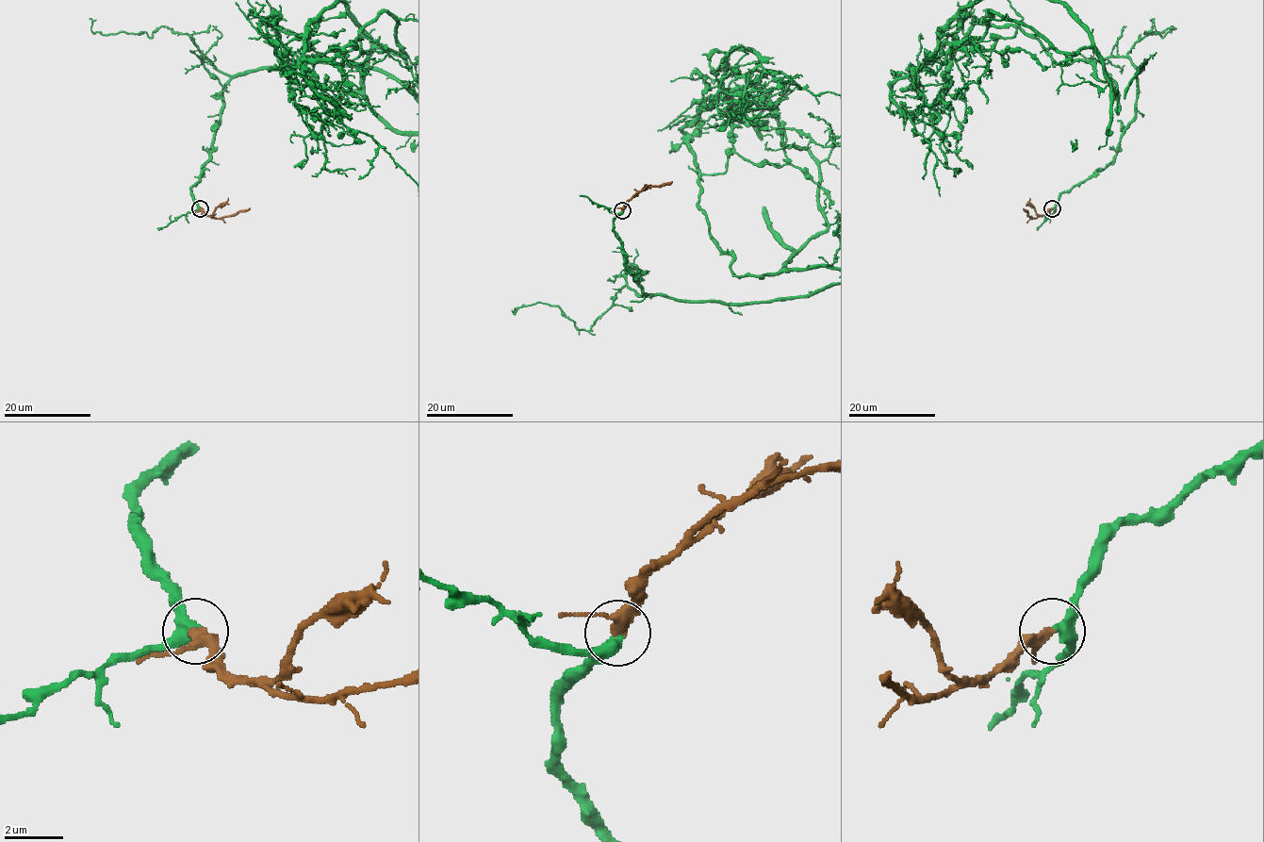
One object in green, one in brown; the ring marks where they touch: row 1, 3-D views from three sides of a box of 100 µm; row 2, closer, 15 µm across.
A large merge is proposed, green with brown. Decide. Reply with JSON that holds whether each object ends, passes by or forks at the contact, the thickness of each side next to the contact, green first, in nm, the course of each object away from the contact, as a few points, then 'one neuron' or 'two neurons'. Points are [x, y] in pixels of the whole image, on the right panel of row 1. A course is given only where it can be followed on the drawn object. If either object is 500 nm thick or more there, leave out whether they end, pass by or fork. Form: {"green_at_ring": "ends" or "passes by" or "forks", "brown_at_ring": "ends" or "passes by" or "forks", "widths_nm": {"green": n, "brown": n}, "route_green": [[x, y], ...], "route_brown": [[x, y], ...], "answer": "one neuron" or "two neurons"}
{"green_at_ring": "passes by", "brown_at_ring": "passes by", "widths_nm": {"green": 360, "brown": 320}, "route_brown": [[1053, 208], [1032, 218], [1023, 208]], "answer": "one neuron"}

